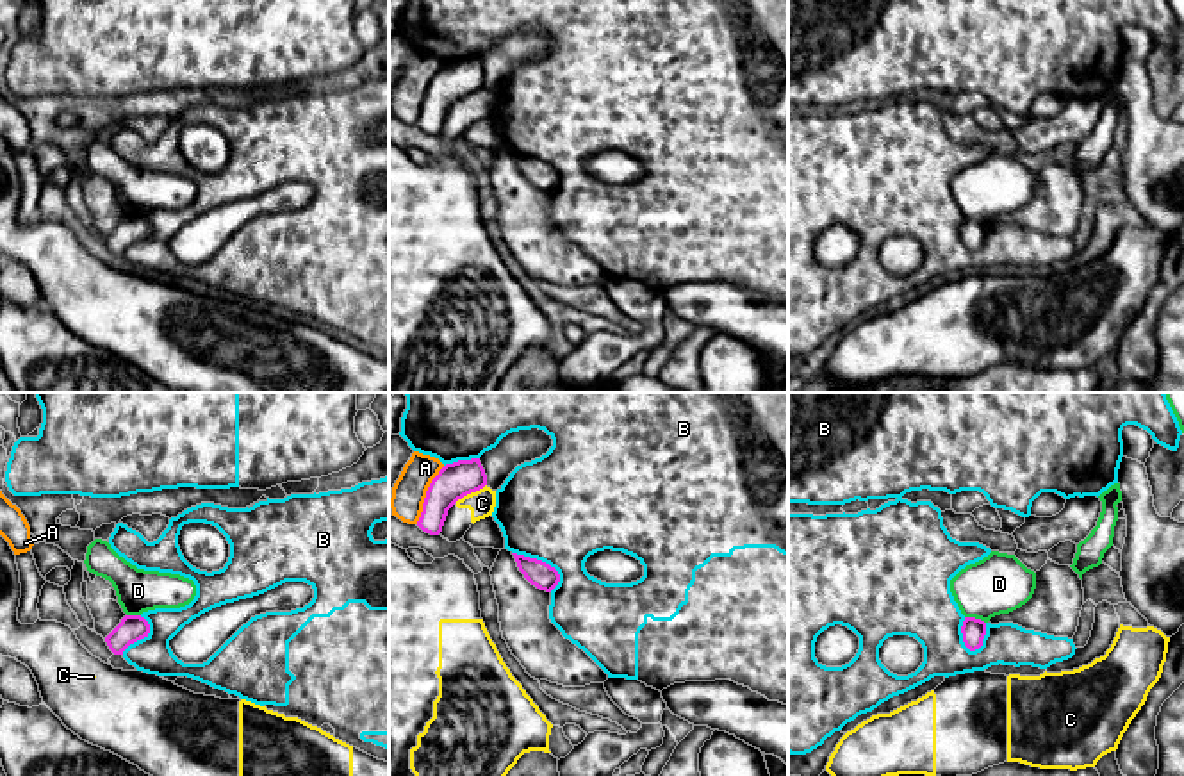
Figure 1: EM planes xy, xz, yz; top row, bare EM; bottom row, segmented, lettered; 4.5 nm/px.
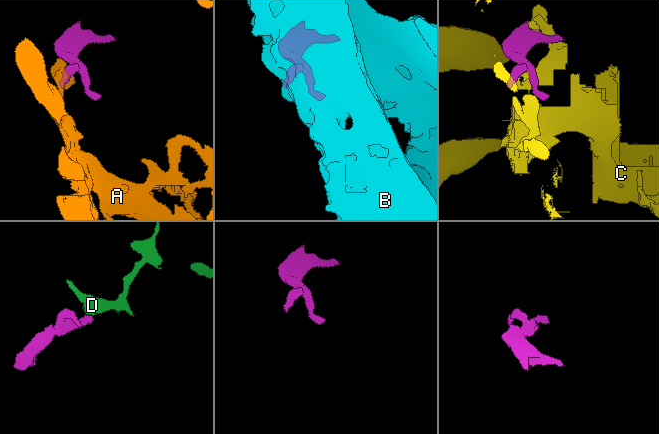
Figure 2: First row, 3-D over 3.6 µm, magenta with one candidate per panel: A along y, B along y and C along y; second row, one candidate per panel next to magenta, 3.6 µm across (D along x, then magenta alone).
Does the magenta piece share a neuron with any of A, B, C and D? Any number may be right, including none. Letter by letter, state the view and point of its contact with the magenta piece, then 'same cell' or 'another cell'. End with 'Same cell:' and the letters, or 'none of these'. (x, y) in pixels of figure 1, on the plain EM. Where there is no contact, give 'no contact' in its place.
A: contact xz (427, 95); another cell
B: contact yz (963, 236); another cell
C: contact xz (469, 93); another cell
D: contact yz (974, 218); another cell
Same cell: none of these

